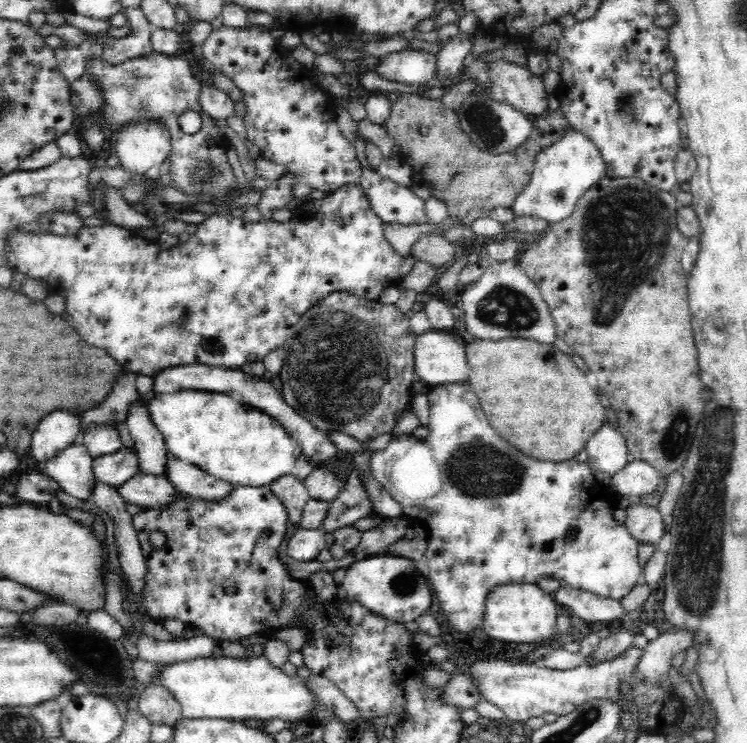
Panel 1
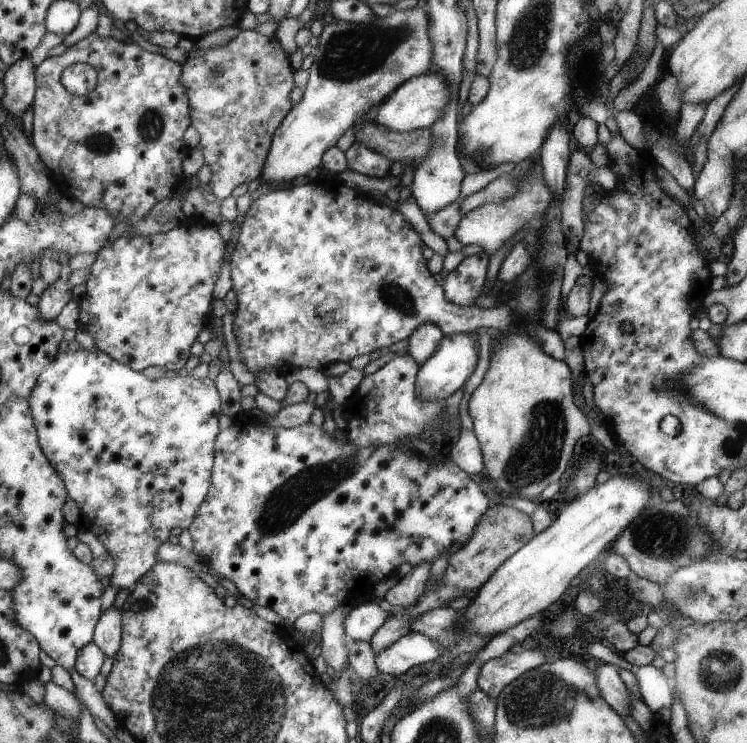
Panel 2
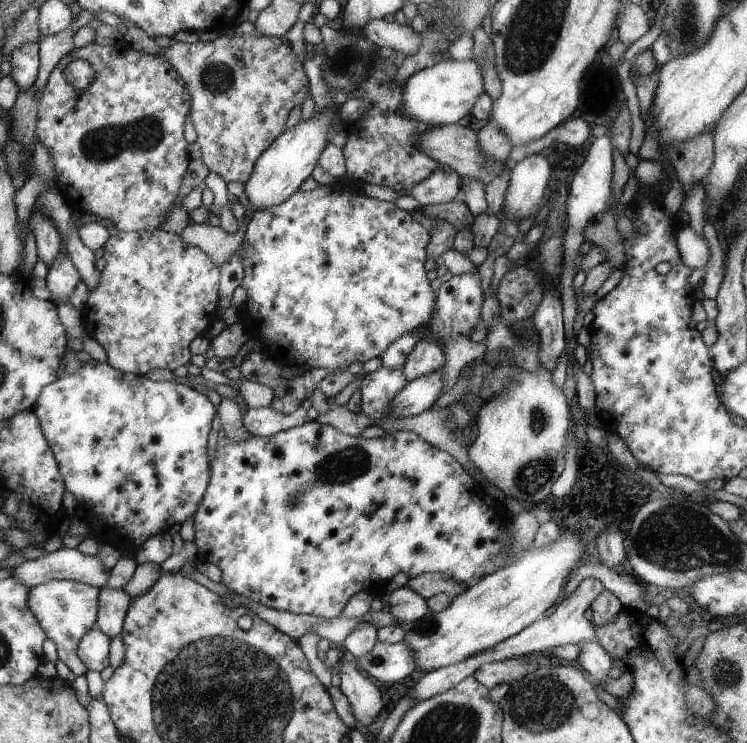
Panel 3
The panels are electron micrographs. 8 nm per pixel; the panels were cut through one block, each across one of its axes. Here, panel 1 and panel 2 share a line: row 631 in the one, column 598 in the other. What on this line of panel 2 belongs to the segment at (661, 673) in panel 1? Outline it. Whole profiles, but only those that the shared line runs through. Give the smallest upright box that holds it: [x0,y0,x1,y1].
[596,664,630,717]

